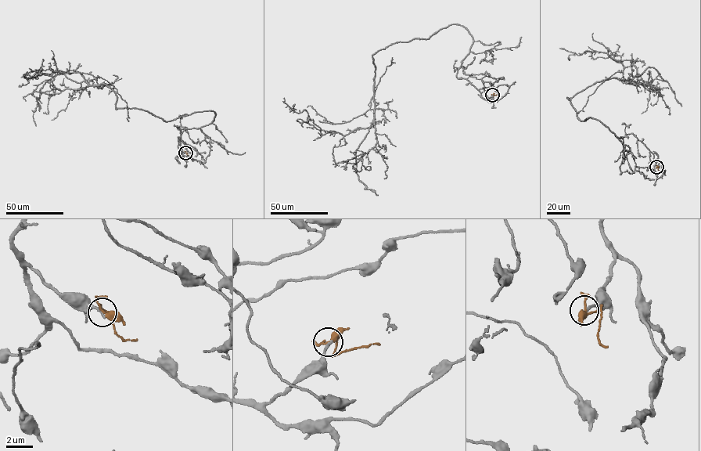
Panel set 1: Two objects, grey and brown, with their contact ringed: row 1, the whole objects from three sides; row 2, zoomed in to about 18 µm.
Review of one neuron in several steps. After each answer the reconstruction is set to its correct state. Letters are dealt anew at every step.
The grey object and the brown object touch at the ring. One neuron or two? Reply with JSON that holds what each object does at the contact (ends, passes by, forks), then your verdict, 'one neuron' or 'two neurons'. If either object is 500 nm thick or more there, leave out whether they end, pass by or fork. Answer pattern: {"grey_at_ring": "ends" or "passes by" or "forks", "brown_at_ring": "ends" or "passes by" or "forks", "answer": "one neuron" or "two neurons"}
{"grey_at_ring": "ends", "brown_at_ring": "forks", "answer": "two neurons"}

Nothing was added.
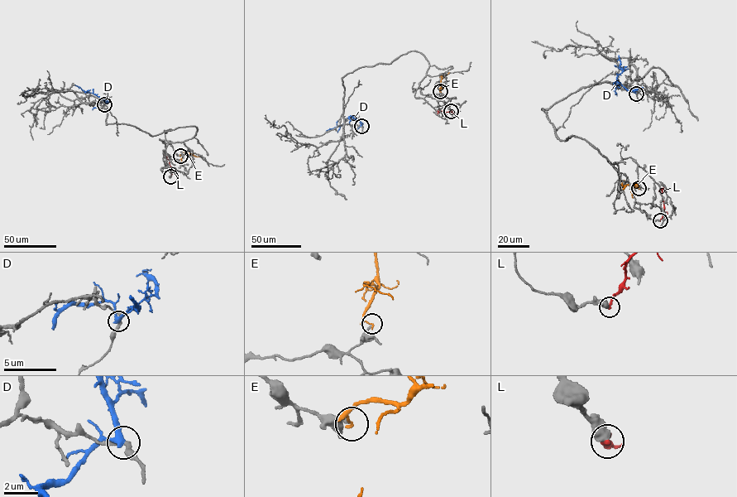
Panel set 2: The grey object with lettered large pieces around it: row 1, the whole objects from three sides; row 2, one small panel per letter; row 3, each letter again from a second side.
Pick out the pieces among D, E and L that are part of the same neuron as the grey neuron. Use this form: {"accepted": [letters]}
{"accepted": []}

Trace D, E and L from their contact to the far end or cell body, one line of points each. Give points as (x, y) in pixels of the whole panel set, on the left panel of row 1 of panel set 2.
D: (104, 104), (103, 98), (85, 92), (74, 84)
E: (180, 156), (189, 153), (200, 156)
L: (170, 176), (173, 171), (167, 157)

